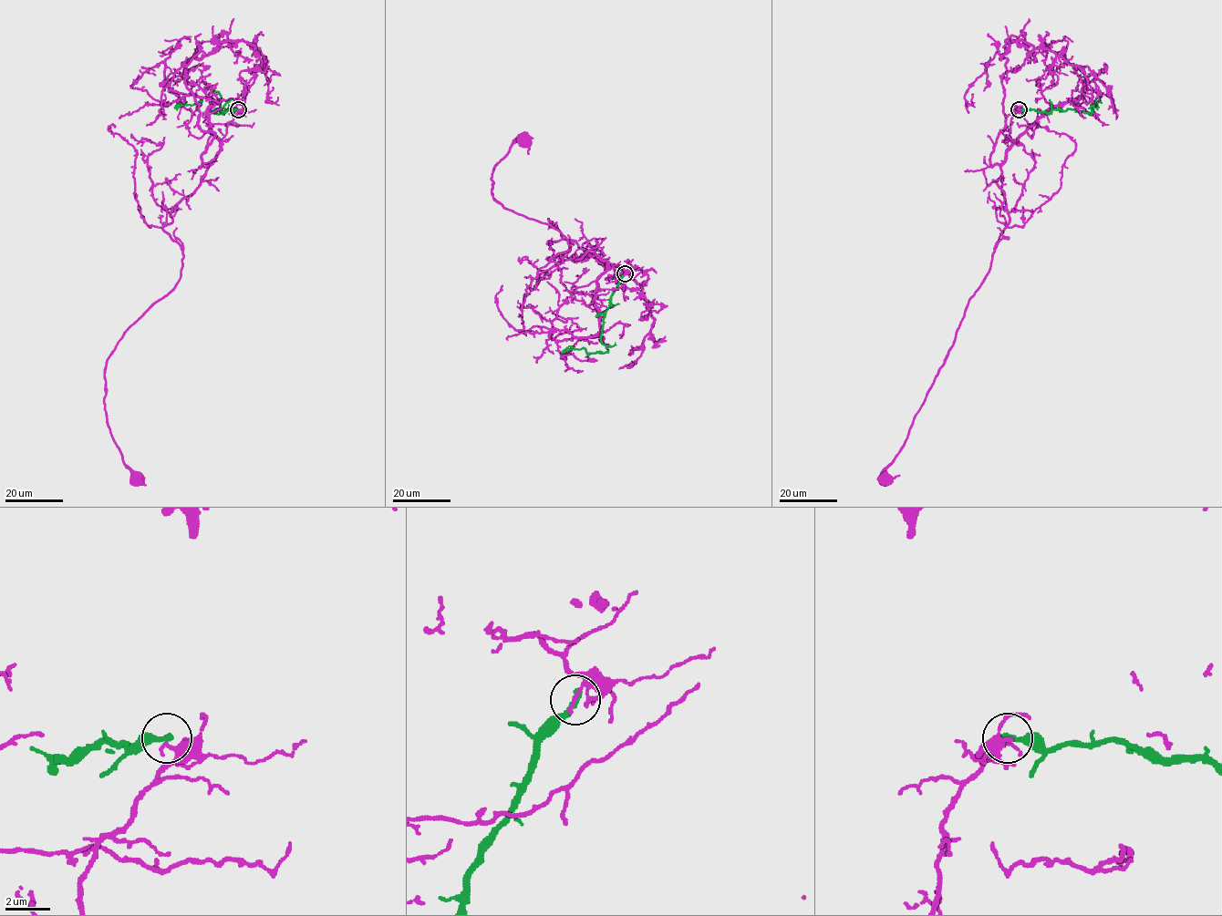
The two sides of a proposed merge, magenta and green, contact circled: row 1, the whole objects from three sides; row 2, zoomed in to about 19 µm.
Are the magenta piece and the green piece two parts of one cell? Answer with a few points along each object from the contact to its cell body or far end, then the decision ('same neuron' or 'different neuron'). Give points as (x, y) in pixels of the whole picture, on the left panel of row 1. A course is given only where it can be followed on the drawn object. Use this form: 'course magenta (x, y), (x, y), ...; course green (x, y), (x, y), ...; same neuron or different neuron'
course magenta (238, 109), (200, 185), (162, 229), (183, 253), (181, 278), (126, 331), (107, 361), (108, 425), (139, 480); course green (238, 108), (223, 112), (215, 108), (213, 112), (220, 112), (217, 91), (211, 91), (196, 104), (174, 107); different neuron

